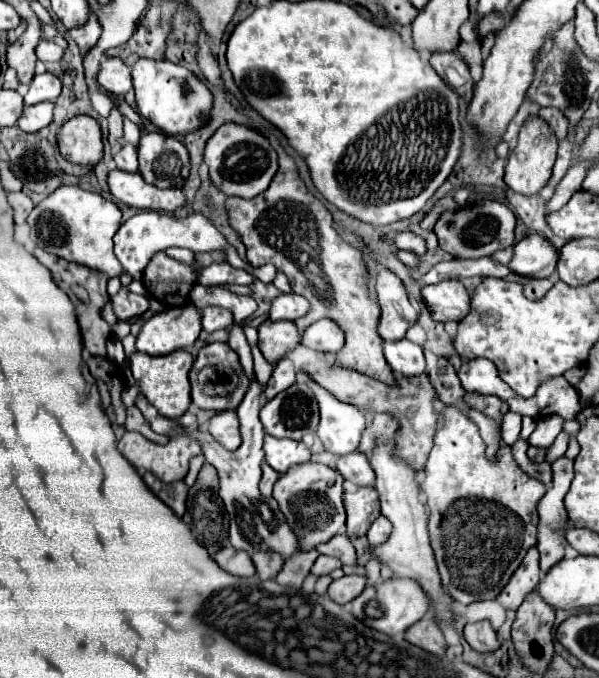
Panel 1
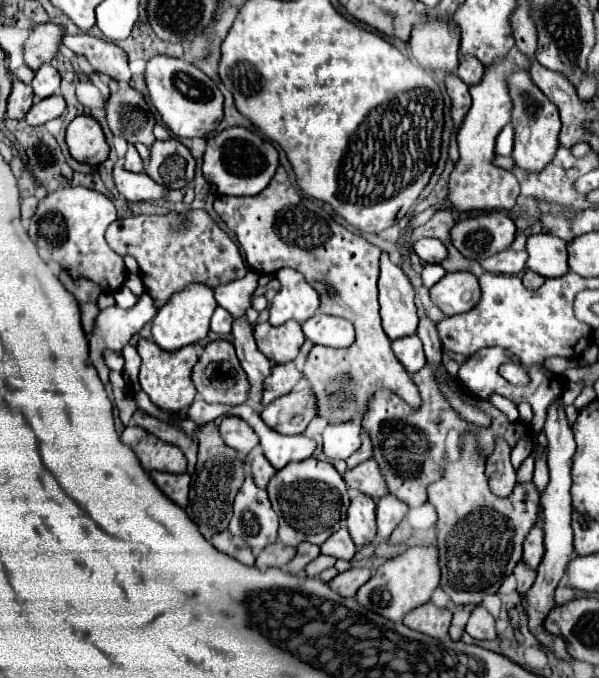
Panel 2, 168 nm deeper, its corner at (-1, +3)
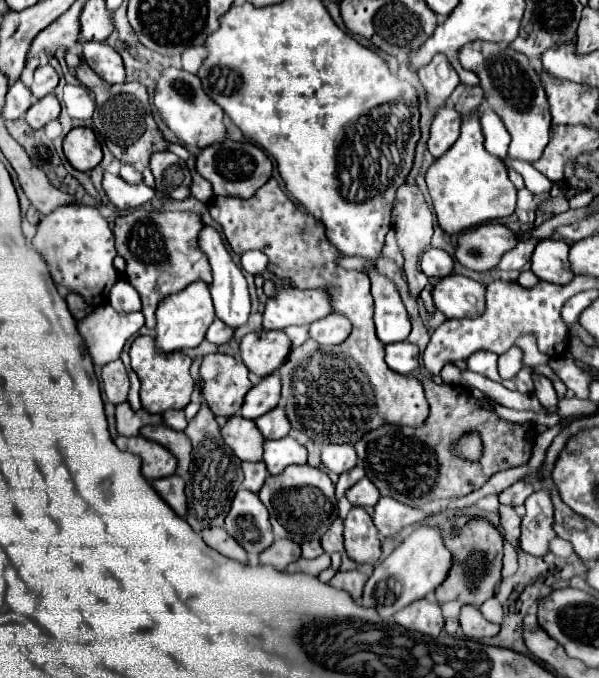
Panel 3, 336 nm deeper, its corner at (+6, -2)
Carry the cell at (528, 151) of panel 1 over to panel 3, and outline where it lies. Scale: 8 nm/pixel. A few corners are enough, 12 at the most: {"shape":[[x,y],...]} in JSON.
{"shape":[[489,42],[461,50],[511,134],[509,156],[539,160],[551,114],[527,56]]}

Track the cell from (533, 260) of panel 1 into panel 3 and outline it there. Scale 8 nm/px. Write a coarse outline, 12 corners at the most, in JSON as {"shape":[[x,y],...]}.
{"shape":[[541,240],[531,256],[539,280],[567,284],[573,278],[569,244]]}

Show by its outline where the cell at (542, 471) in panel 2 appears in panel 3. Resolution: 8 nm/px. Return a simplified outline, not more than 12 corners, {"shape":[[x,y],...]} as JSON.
{"shape":[[537,488],[525,500],[521,550],[545,556],[553,504]]}

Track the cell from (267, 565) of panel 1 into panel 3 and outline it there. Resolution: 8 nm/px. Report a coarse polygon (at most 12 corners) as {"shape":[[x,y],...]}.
{"shape":[[275,540],[259,564],[285,570],[299,556],[299,544]]}

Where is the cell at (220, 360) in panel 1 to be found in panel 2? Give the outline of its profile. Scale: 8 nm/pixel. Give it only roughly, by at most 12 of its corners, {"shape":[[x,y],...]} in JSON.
{"shape":[[206,345],[192,379],[208,403],[240,405],[250,381],[234,345]]}

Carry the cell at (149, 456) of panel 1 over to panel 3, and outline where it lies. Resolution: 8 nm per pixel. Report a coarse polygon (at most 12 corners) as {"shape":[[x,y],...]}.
{"shape":[[117,436],[119,450],[143,460],[143,476],[173,476],[175,456],[143,436]]}

